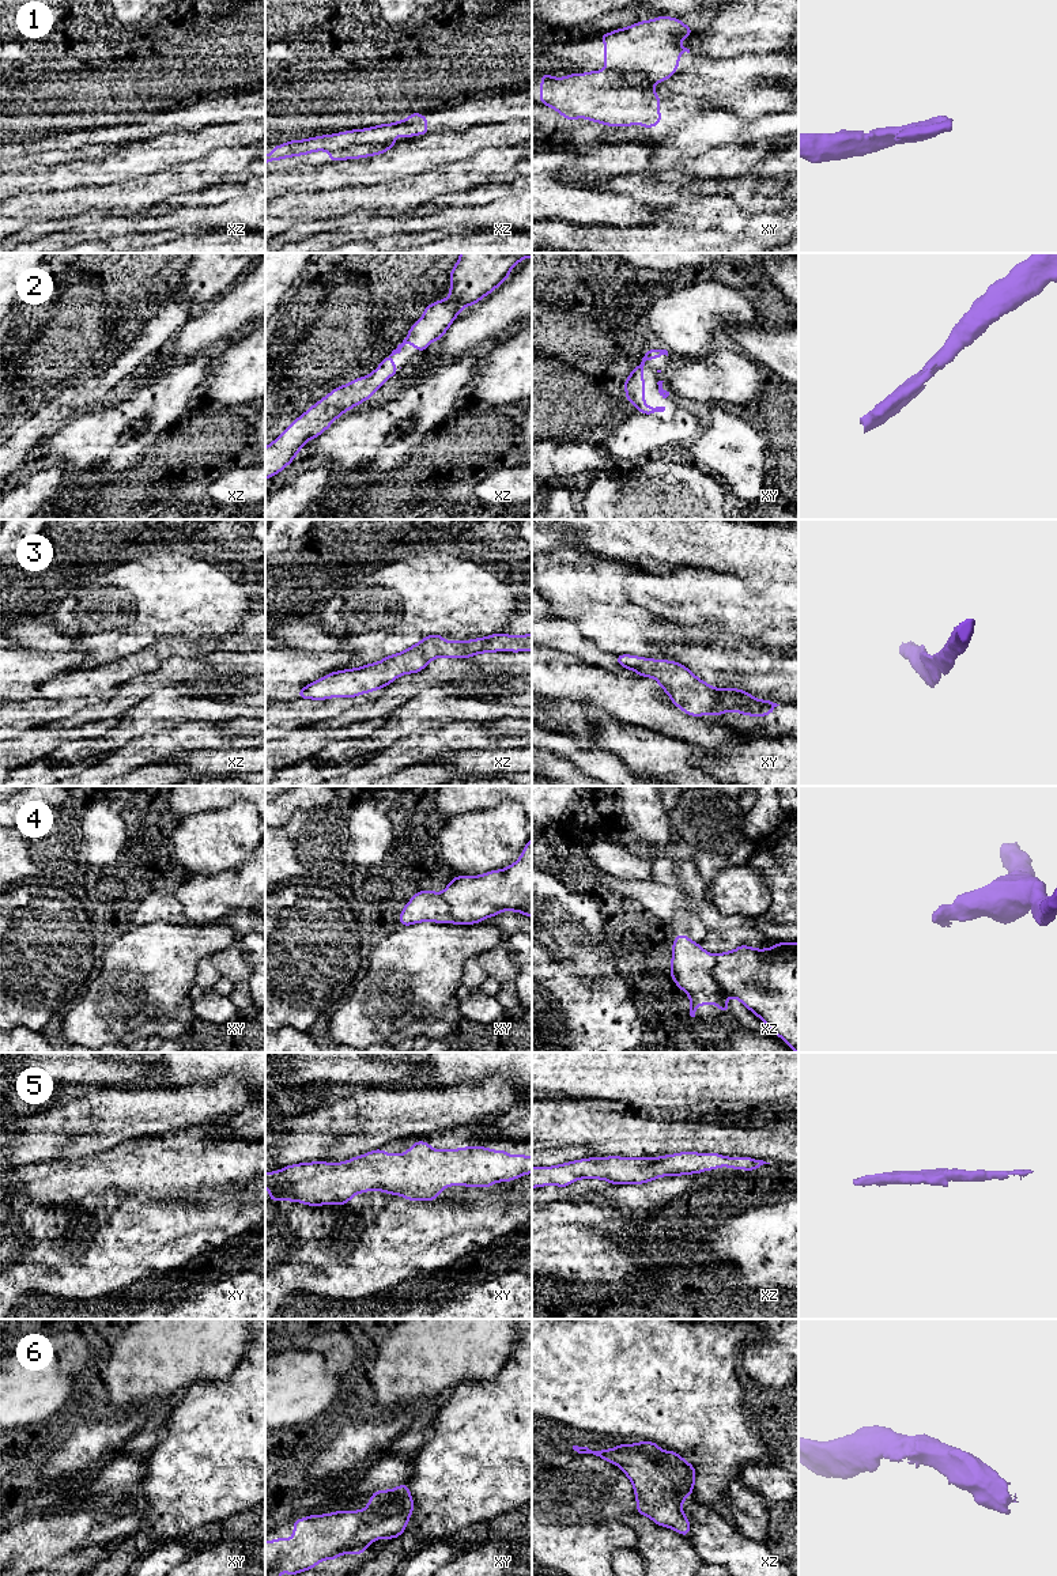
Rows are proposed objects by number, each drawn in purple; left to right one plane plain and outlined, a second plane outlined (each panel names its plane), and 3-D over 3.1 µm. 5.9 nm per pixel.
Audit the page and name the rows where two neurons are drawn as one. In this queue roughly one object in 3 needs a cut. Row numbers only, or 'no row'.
1, 4

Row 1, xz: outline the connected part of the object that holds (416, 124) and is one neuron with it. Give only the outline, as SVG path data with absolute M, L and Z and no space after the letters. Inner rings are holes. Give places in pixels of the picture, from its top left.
M411 113L407 120L400 120L395 124L382 124L378 126L371 126L369 129L354 129L348 132L340 132L335 135L325 135L325 136L317 136L317 137L310 137L306 140L292 140L288 143L284 143L282 145L275 145L272 154L265 155L265 165L269 160L279 160L283 158L290 158L290 156L298 156L298 155L306 155L314 151L339 151L344 150L347 147L355 147L355 145L389 145L396 143L396 135L400 133L403 139L408 139L409 136L414 135L427 135L427 117L422 116L419 113Z

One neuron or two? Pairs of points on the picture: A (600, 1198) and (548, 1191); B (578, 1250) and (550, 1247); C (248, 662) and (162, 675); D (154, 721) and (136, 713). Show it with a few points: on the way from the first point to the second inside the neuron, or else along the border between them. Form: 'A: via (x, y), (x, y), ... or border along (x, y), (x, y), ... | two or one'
A: border along (611, 1183), (586, 1198) | two
B: via (572, 1250), (557, 1250) | one
C: via (226, 664), (208, 664), (184, 669) | one
D: via (150, 717), (140, 714) | one

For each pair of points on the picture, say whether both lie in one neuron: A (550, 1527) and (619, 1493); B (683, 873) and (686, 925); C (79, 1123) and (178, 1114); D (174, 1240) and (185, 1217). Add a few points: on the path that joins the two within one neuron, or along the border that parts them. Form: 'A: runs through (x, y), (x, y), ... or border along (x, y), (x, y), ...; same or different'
A: runs through (567, 1511), (574, 1504), (592, 1504), (601, 1499); same
B: runs through (690, 885), (690, 906), (686, 913); same
C: runs through (104, 1127), (120, 1127), (136, 1114), (154, 1114); same
D: runs through (174, 1235), (181, 1223); same

